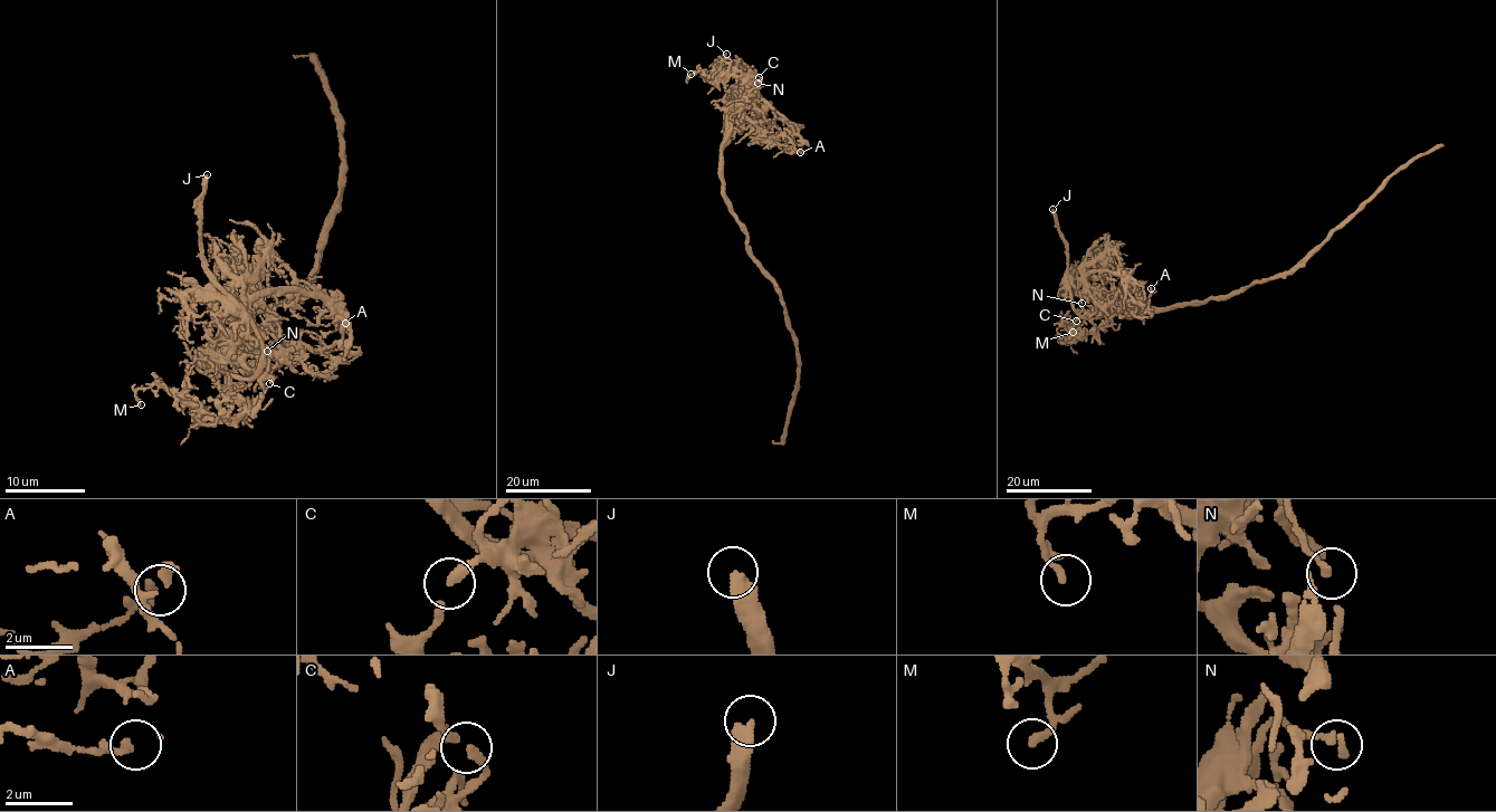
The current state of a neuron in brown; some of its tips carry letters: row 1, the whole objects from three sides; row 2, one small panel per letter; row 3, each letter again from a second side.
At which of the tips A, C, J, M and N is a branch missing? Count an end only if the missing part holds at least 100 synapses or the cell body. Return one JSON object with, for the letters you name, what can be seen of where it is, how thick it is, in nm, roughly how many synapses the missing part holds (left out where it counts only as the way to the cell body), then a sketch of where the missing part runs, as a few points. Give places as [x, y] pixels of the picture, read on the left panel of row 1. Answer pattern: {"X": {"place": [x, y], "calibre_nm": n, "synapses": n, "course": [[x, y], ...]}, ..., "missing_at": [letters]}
{"J": {"place": [207, 174], "calibre_nm": 480, "course": [[207, 174], [156, 126], [146, 66], [126, 40], [131, 35]]}, "missing_at": ["J"]}

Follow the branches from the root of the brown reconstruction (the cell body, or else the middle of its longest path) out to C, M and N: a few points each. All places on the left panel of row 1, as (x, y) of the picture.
C: (245, 326), (211, 346), (201, 363), (243, 361), (269, 374), (273, 379), (269, 383)
M: (245, 326), (201, 356), (245, 403), (239, 417), (205, 419), (156, 384), (135, 393), (141, 404)
N: (245, 326), (235, 336), (211, 346), (201, 356), (201, 363), (222, 345), (235, 345), (253, 331), (267, 351)

